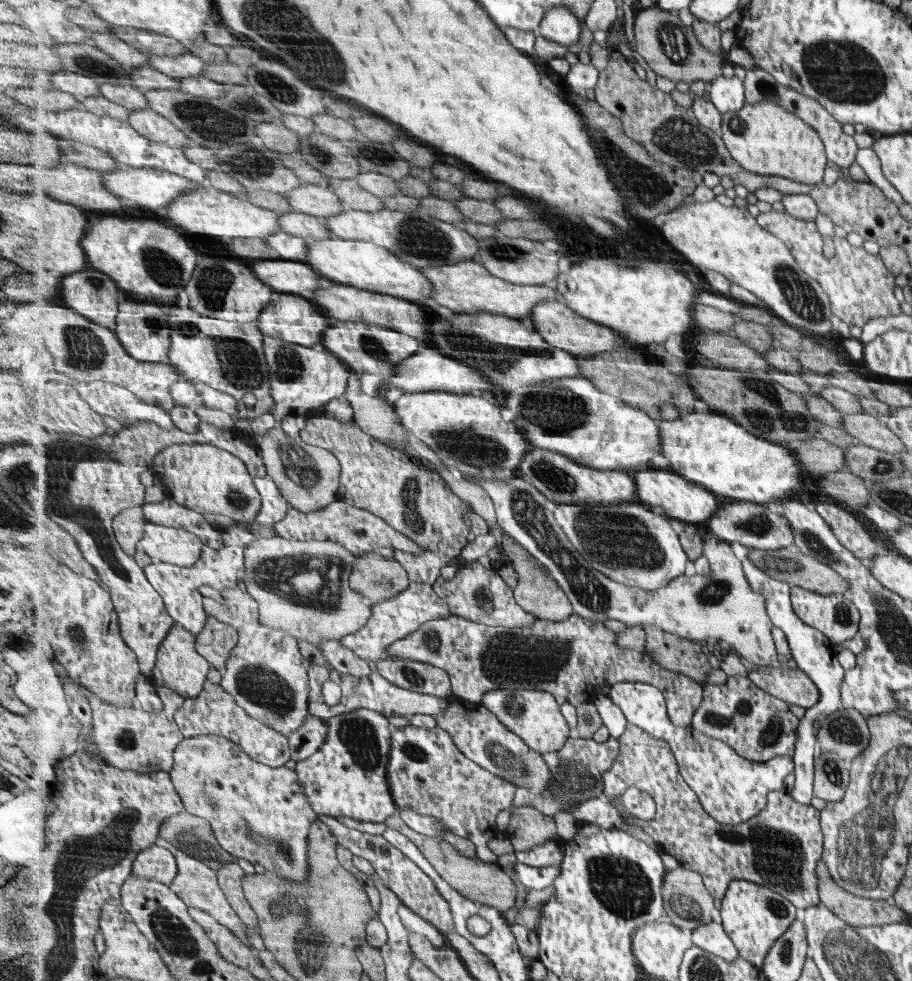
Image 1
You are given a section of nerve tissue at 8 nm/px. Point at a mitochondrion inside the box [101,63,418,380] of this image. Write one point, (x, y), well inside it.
(207, 121)

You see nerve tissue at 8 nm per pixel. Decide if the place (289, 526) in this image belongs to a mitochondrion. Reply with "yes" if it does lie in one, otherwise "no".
no

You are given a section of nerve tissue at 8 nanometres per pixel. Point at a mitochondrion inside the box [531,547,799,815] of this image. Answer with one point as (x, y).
(576, 781)

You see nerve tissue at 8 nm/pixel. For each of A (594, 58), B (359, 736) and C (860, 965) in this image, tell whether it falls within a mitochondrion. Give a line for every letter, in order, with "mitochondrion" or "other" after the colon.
A: other
B: mitochondrion
C: mitochondrion

